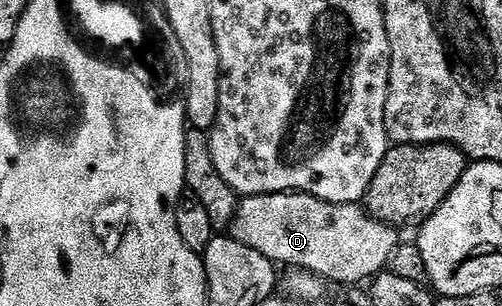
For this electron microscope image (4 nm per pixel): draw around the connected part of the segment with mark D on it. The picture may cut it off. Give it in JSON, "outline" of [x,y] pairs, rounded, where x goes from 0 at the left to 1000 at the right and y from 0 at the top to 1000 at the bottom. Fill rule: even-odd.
{"outline":[[[500,634],[476,663],[474,690],[466,699],[462,748],[466,748],[462,752],[464,778],[478,784],[486,797],[494,797],[502,810],[510,810],[510,824],[534,837],[534,850],[556,873],[596,869],[592,876],[596,886],[633,899],[657,928],[675,922],[681,935],[705,935],[711,922],[729,928],[751,908],[755,895],[763,892],[775,873],[781,824],[789,824],[789,810],[797,801],[797,775],[793,778],[795,755],[787,742],[775,739],[773,729],[743,712],[739,699],[729,696],[719,670],[695,660],[693,667],[677,667],[673,673],[667,660],[647,660],[620,634]]]}

